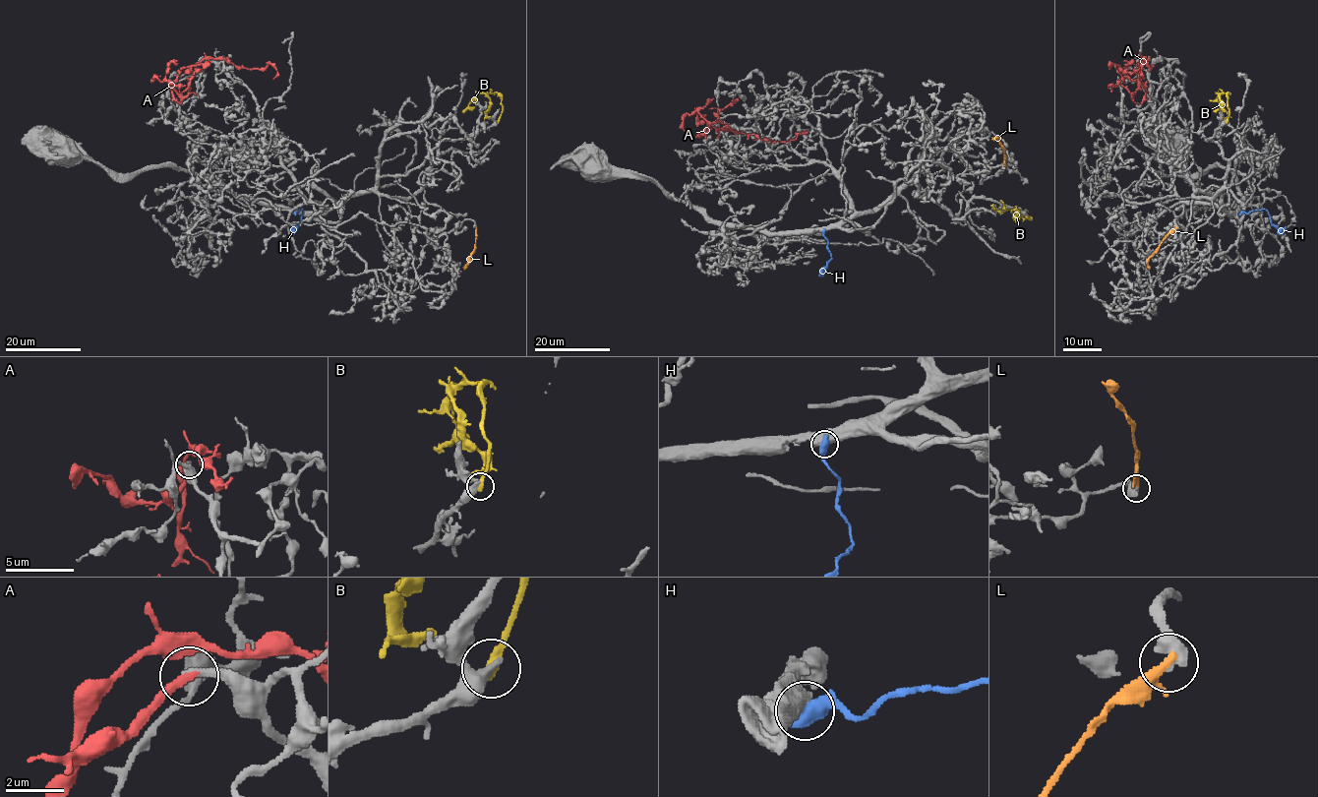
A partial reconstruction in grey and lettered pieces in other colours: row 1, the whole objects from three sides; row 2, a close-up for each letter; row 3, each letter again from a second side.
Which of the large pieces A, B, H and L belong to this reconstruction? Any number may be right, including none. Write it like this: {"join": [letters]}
{"join": ["A"]}

